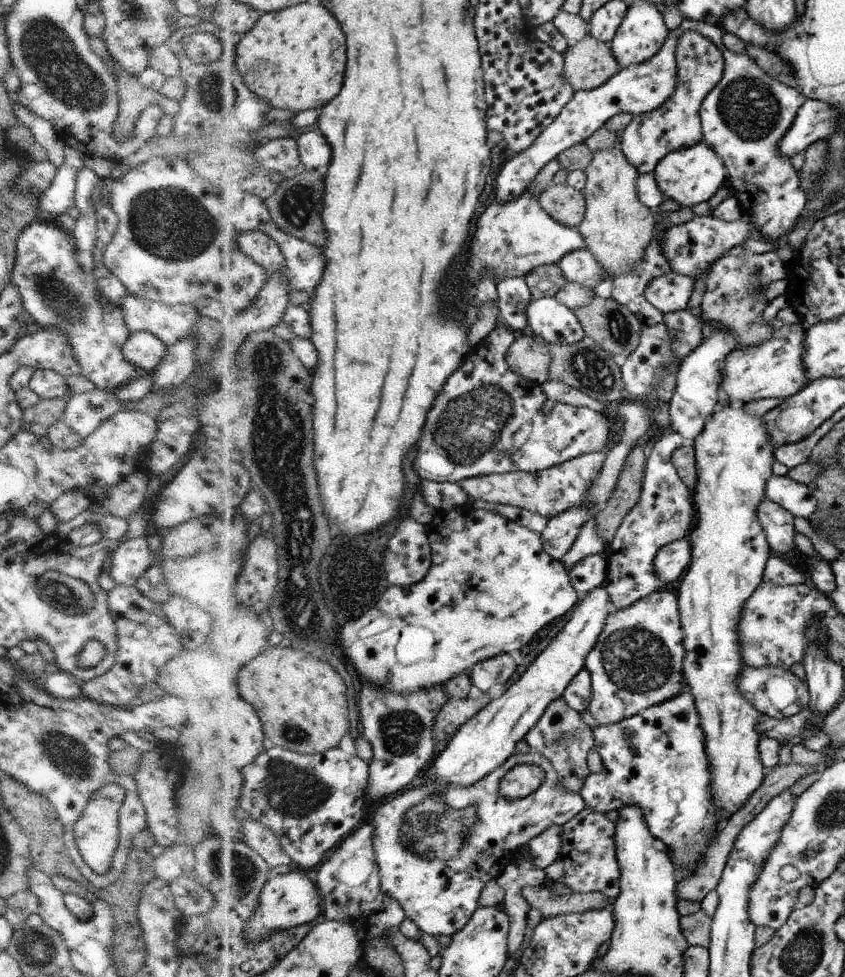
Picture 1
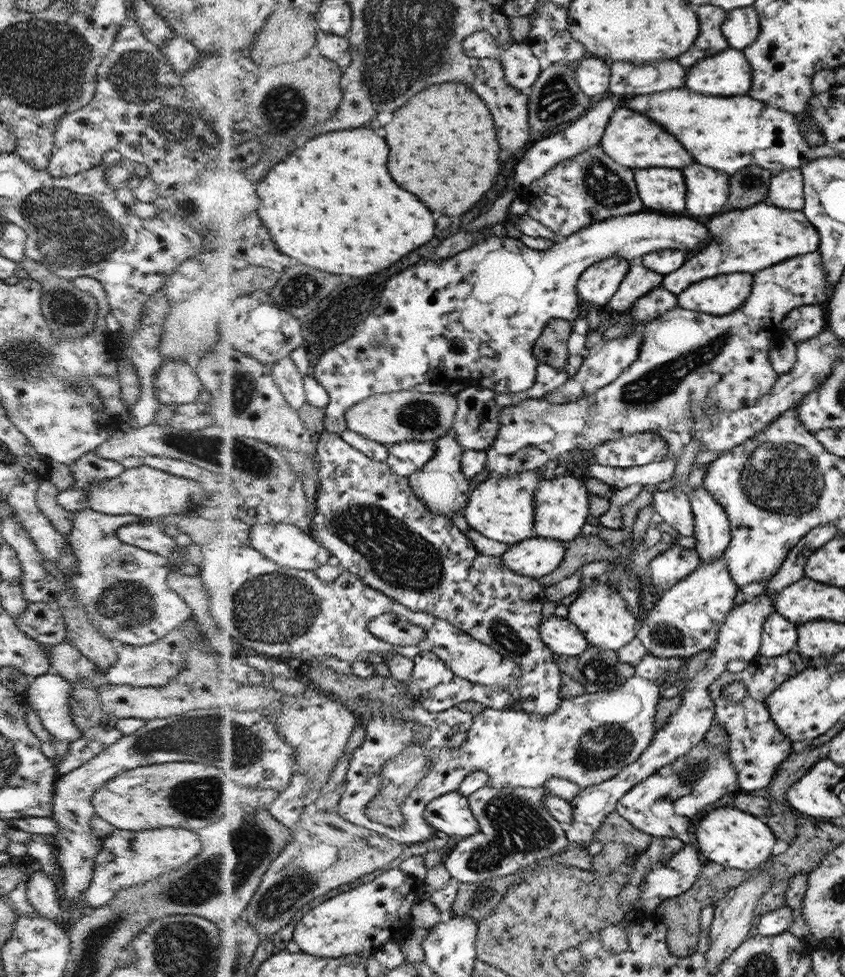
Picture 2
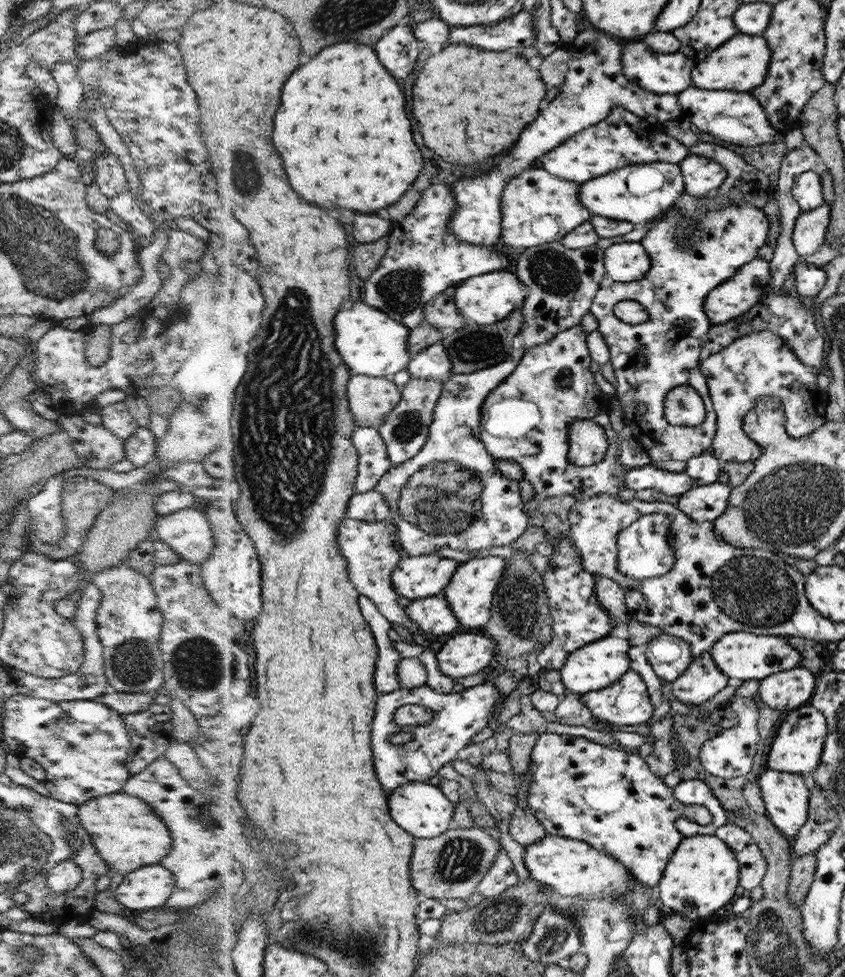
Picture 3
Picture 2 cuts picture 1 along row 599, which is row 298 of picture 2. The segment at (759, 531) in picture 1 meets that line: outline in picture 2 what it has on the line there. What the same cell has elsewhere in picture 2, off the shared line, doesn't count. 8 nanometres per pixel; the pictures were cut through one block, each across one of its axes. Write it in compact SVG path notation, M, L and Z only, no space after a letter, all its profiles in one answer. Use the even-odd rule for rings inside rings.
M733 272L718 278L695 282L677 296L677 307L693 312L713 315L732 315L746 306L753 292L754 274Z

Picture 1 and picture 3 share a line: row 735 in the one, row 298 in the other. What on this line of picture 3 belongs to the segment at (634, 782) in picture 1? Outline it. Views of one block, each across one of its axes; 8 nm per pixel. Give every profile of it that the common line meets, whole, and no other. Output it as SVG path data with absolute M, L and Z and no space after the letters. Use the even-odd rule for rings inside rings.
M684 192L678 200L674 203L674 206L670 206L666 212L663 212L661 216L656 216L656 218L652 218L650 223L650 230L646 232L646 236L640 240L642 242L642 246L645 247L645 250L649 253L649 257L652 259L652 264L650 265L650 270L645 274L640 280L632 281L632 282L614 282L612 280L606 279L604 284L600 286L600 292L593 299L593 306L589 313L591 313L599 323L597 331L600 332L603 336L605 336L605 341L609 343L609 354L610 359L612 360L613 368L615 369L615 377L617 380L617 384L615 385L615 398L618 398L620 404L622 404L622 410L624 410L624 419L623 423L626 426L629 426L631 429L631 436L638 440L638 443L642 444L644 450L650 455L650 460L660 461L660 460L685 460L691 459L694 456L700 455L700 453L710 451L710 445L713 444L713 439L716 437L717 433L717 414L714 412L713 401L710 398L709 387L708 387L708 379L705 377L704 372L701 371L700 368L700 355L702 345L704 345L705 338L708 336L710 328L712 326L711 321L708 319L708 316L705 314L704 308L704 298L716 287L722 285L724 281L728 281L730 277L733 277L734 274L738 273L738 269L742 268L744 265L748 265L750 261L754 260L754 258L758 257L758 253L760 252L762 246L766 244L769 240L769 232L770 232L770 220L769 216L765 213L763 208L758 208L758 206L752 206L752 204L748 204L746 200L739 200L736 202L730 202L728 206L724 206L724 208L712 208L712 210L706 210L704 208L704 204L700 204L700 202L707 199L705 196L692 196L692 194L686 194ZM696 202L700 204L700 206L696 206ZM706 210L706 212L704 212ZM687 219L698 220L700 223L696 223L696 225L690 225L688 227L688 231L684 231L684 235L680 235L680 230L684 230L684 222ZM690 238L694 239L694 243L690 243L690 245L686 245L686 242L690 240ZM622 300L634 300L639 304L642 304L642 307L645 308L646 313L648 314L648 320L642 322L641 324L627 324L617 318L614 315L613 308L618 302ZM678 386L691 386L694 390L697 391L699 395L704 399L705 410L706 410L706 418L705 422L702 425L698 425L696 427L676 427L673 426L672 423L668 423L666 421L666 417L664 414L664 400L669 390L676 389Z

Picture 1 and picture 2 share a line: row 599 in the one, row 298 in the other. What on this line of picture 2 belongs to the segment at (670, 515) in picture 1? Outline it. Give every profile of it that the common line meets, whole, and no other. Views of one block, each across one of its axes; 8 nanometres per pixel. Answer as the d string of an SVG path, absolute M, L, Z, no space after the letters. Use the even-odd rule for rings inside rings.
M640 261L630 262L628 274L621 282L620 289L608 303L607 308L616 315L629 310L634 304L646 297L649 292L658 289L665 275L645 267Z

